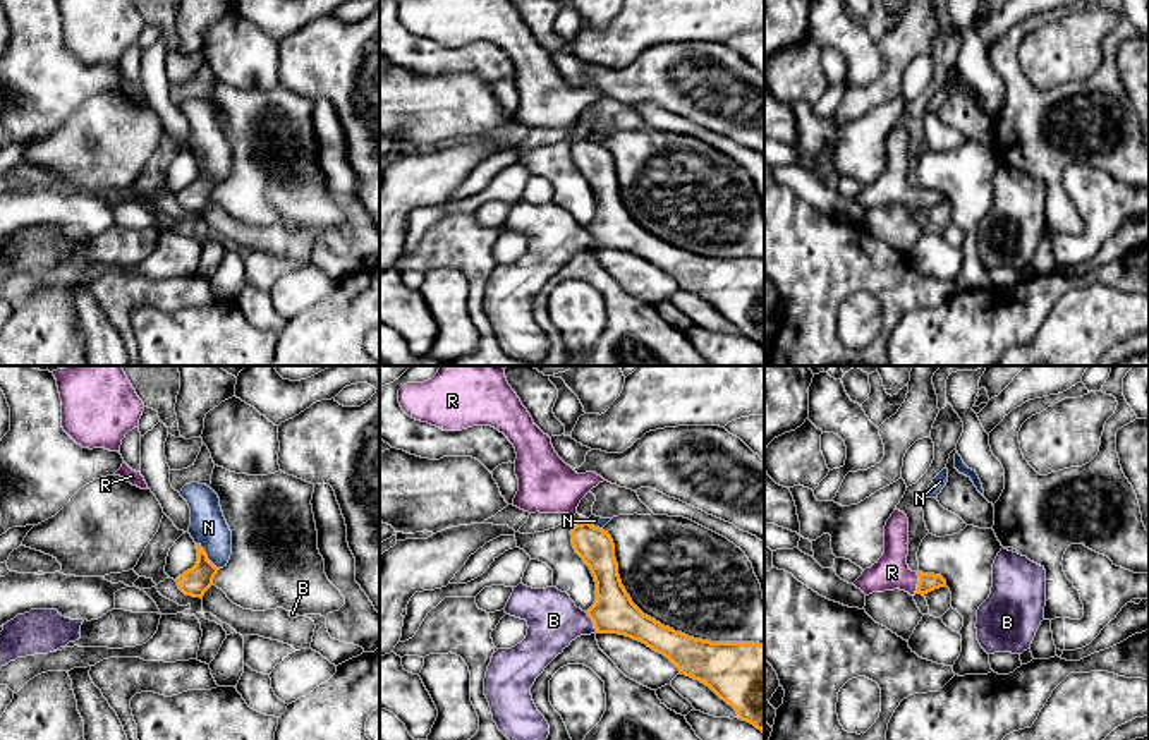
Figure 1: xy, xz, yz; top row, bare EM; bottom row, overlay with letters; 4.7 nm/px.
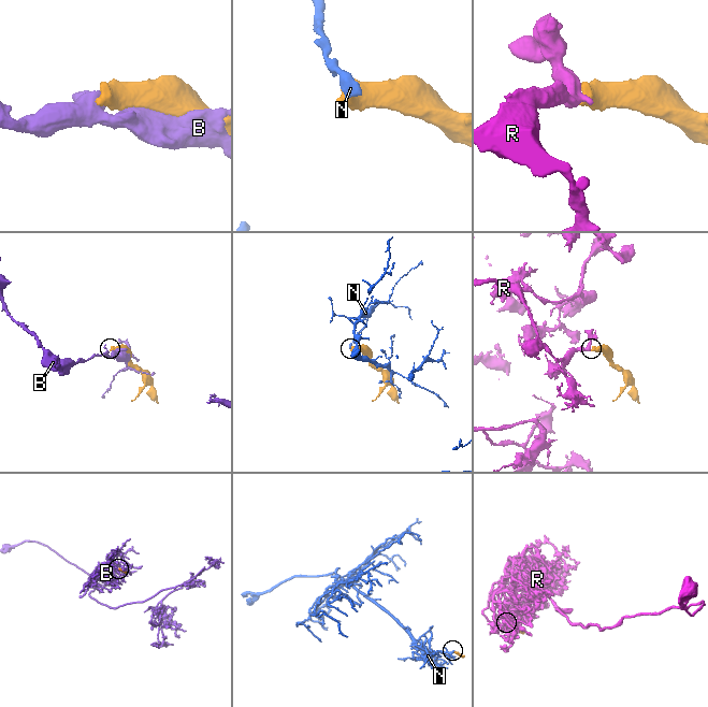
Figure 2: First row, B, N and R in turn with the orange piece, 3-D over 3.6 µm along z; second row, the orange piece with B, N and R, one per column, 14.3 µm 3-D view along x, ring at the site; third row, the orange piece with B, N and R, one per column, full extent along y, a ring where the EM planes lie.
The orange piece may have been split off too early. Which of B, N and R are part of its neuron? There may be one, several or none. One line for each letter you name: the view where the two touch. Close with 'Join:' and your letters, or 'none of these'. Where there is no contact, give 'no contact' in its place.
R: yz
Join: R

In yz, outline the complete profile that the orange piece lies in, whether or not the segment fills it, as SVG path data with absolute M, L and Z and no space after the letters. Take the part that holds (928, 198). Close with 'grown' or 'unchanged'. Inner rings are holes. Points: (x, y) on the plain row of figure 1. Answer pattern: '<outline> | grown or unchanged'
M895 125L885 141L885 168L854 197L866 211L885 206L905 206L910 211L927 209L946 203L941 191L912 187L907 180L909 170L909 134Z | grown

